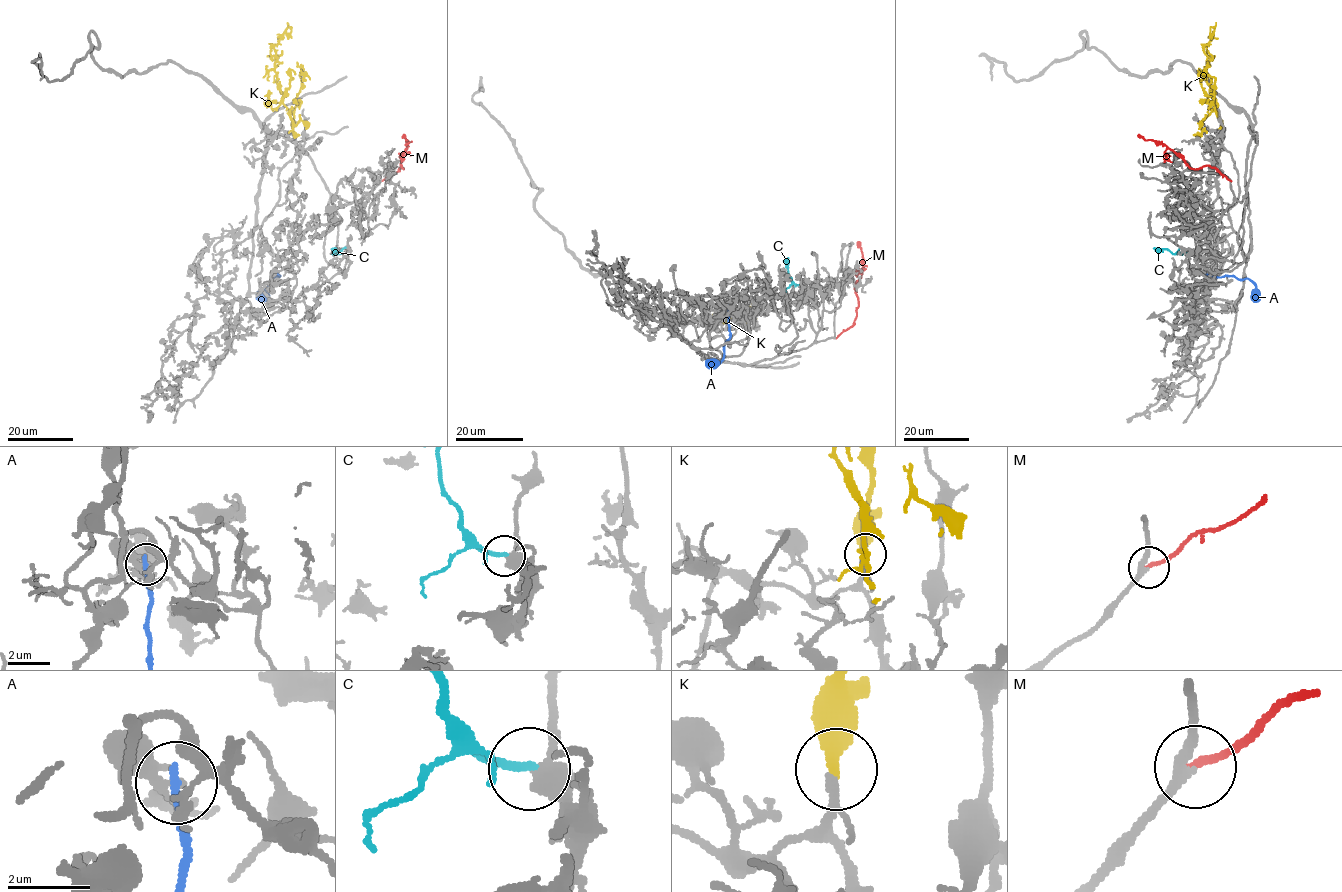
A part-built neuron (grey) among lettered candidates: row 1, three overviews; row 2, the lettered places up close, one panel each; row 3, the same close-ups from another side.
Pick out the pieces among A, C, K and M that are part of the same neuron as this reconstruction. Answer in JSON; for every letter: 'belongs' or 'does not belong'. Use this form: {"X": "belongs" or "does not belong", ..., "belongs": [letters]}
{"A": "does not belong", "C": "belongs", "K": "belongs", "M": "belongs", "belongs": ["C", "K", "M"]}

